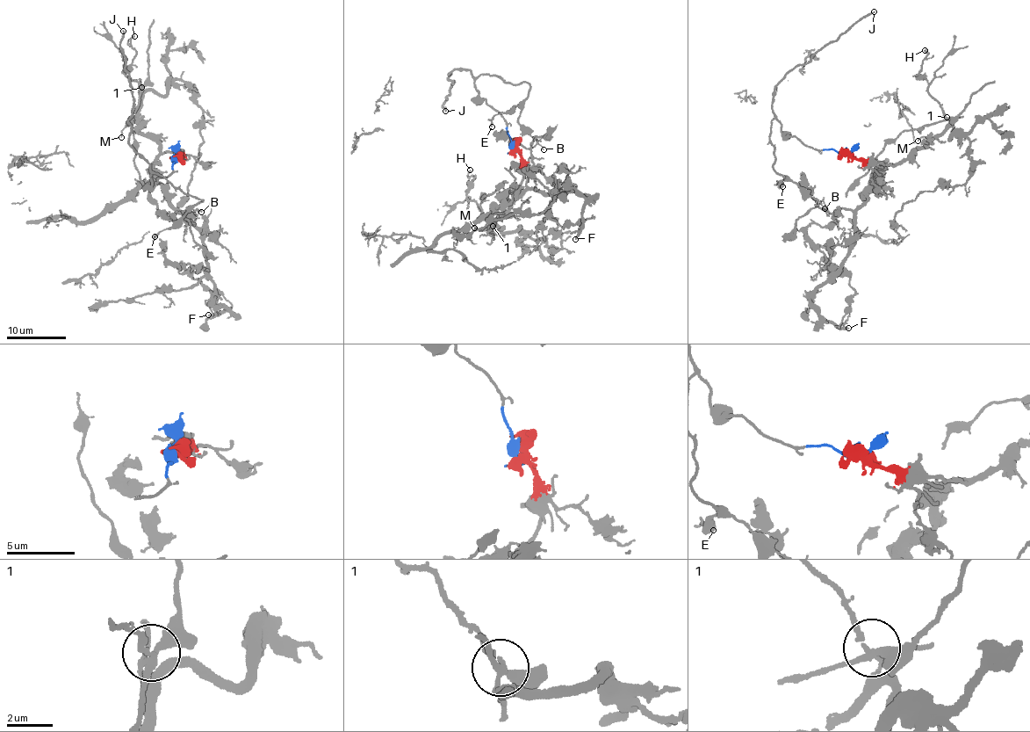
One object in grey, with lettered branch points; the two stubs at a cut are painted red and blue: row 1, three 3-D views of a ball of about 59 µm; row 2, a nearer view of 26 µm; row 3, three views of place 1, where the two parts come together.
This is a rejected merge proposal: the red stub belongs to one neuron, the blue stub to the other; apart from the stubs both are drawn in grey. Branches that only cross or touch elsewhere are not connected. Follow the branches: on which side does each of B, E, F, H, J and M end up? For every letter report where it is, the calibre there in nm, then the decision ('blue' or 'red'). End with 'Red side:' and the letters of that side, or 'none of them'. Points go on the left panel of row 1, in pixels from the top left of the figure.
B: at (201, 212); 110 nm thick; blue
E: at (154, 236); 160 nm thick; blue
F: at (208, 315); 280 nm thick; red
H: at (134, 36); 170 nm thick; red
J: at (123, 31); 200 nm thick; blue
M: at (121, 137); 150 nm thick; red
Red side: F, H, M

